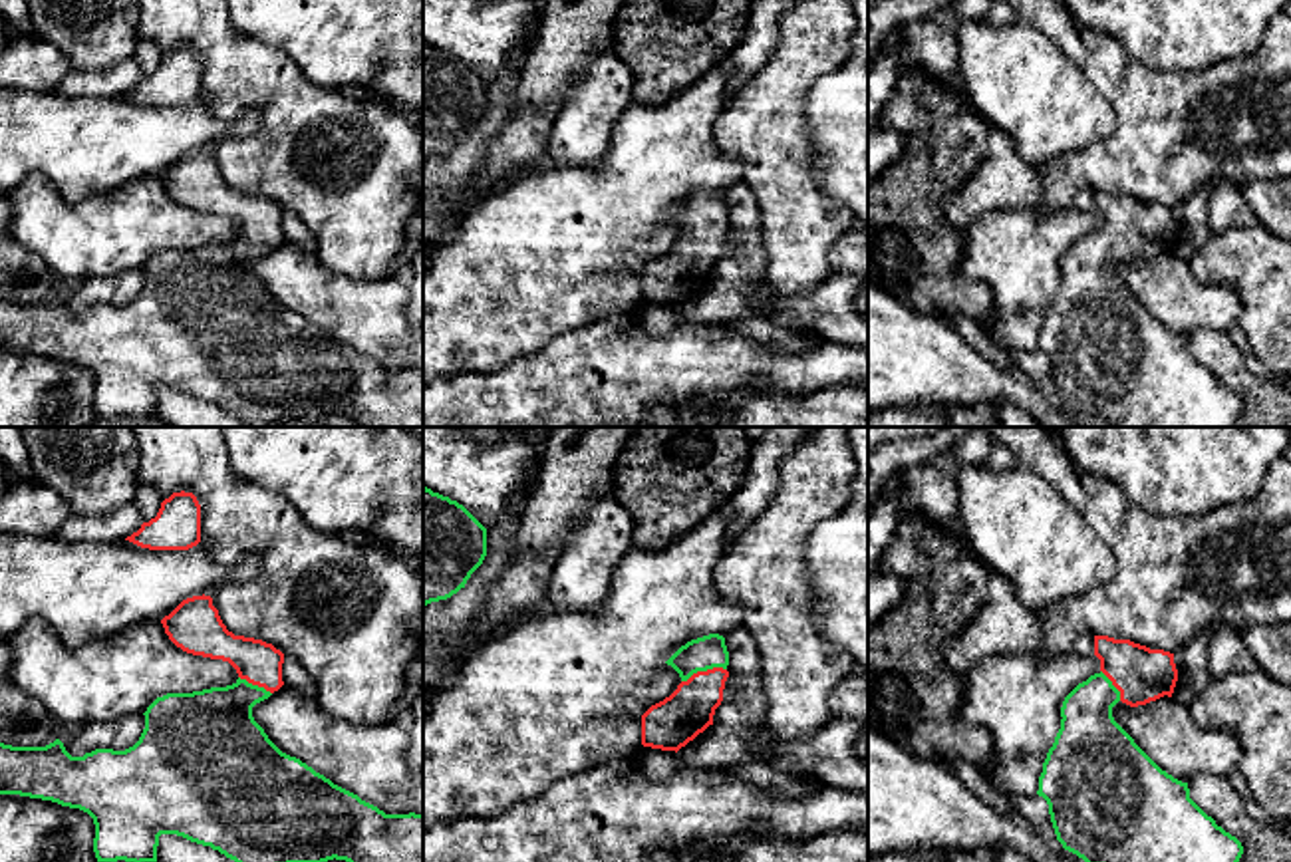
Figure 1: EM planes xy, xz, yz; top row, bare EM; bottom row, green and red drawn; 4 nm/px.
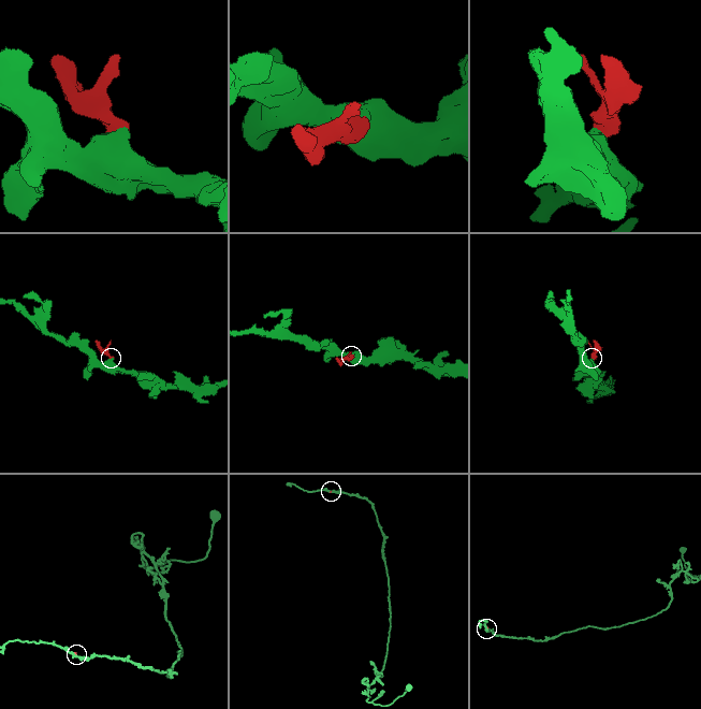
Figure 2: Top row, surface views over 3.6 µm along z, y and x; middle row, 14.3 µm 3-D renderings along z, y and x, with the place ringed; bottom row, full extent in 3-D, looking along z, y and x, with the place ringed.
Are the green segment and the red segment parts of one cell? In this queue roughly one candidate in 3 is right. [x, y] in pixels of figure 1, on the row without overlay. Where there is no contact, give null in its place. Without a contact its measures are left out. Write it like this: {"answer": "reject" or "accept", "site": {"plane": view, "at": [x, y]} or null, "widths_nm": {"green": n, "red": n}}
{"answer": "accept", "site": {"plane": "xz", "at": [704, 225]}, "widths_nm": {"green": 140, "red": 200}}

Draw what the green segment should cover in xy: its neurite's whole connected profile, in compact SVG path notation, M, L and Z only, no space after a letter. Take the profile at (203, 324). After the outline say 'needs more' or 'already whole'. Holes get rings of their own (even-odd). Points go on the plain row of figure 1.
M211 151L183 155L161 175L169 195L187 209L228 216L238 234L226 242L157 252L145 270L139 296L125 304L95 304L72 312L56 294L46 302L0 298L0 350L20 350L79 363L93 373L97 417L157 417L161 389L177 389L211 401L250 427L288 419L346 415L361 427L423 427L423 369L385 369L358 350L334 340L296 312L282 308L254 276L252 262L278 246L284 209L262 195L234 191L222 179Z; needs more

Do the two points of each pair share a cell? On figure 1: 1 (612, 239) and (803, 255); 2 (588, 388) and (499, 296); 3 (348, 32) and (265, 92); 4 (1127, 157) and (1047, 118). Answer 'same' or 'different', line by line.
1: different
2: different
3: different
4: different

